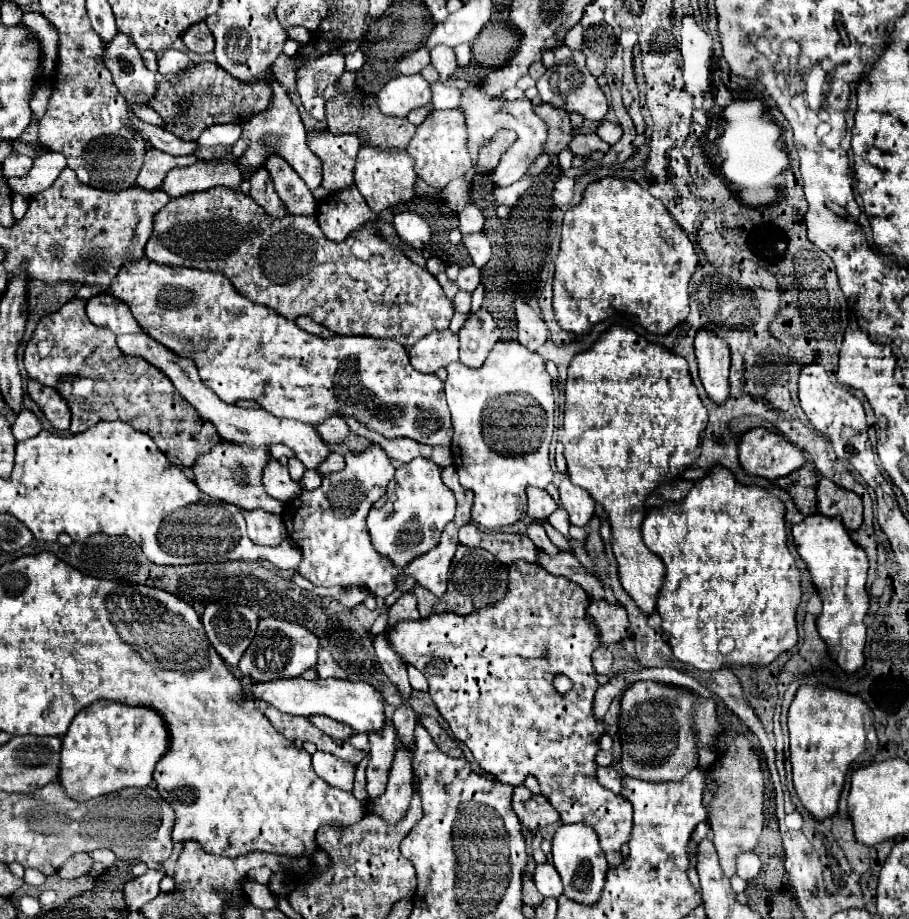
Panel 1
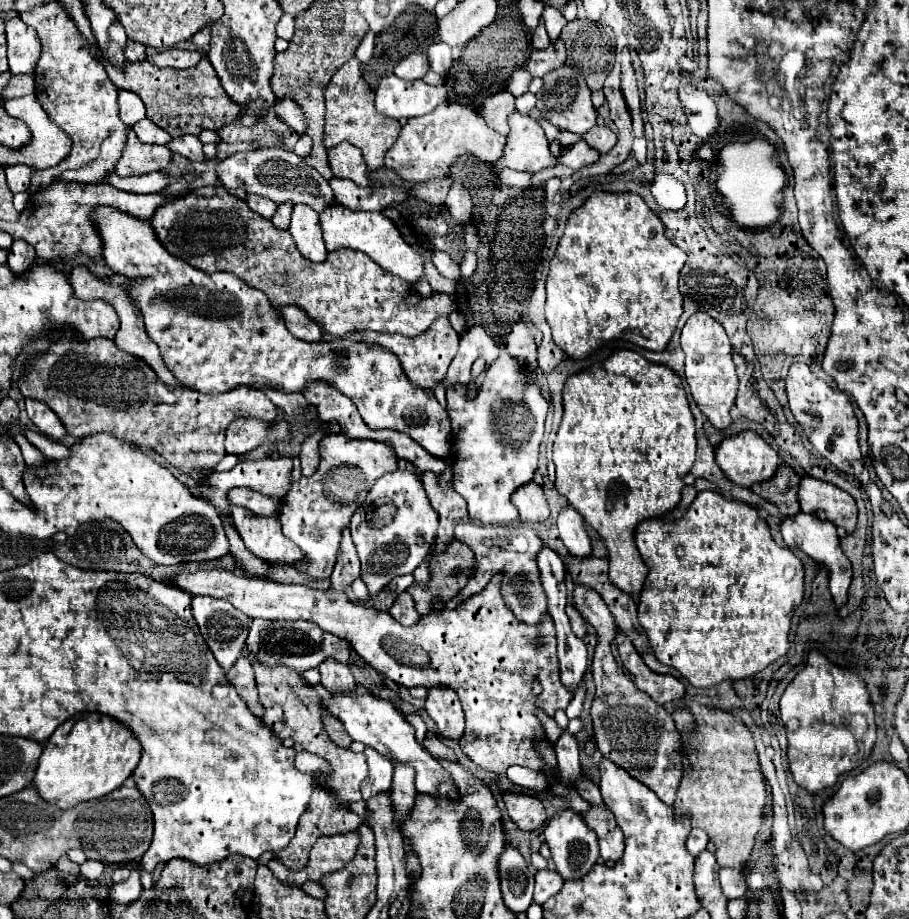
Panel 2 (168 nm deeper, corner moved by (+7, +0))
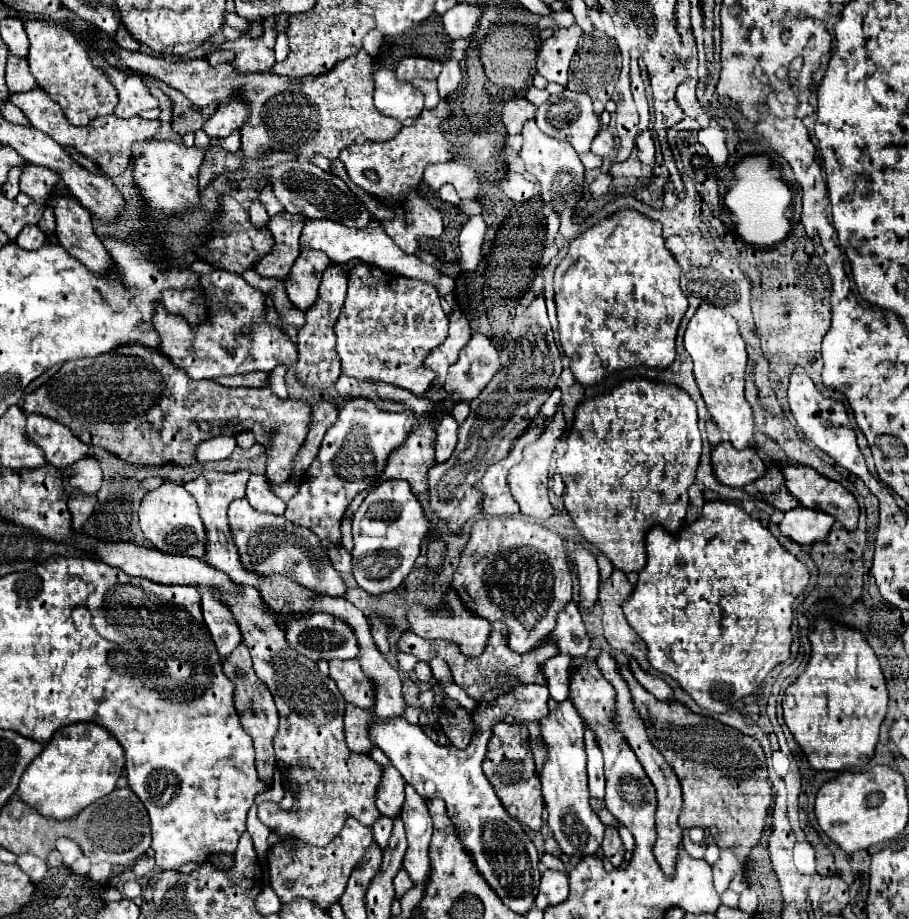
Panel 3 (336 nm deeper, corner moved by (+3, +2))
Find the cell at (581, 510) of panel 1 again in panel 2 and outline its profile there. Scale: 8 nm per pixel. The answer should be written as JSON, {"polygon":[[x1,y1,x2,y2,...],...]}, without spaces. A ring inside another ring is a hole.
{"polygon":[[571,504,561,508,557,516,557,528,559,528,559,538,563,540,569,552,577,556,589,556,591,542,585,530,585,520]]}

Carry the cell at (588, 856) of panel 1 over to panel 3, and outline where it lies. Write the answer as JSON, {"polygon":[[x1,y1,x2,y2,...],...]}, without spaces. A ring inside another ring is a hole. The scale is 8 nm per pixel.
{"polygon":[[549,698,549,714,547,718,539,720,539,726,541,726,541,740,547,748,547,760,539,778,543,786,545,808,549,814,549,828,553,830,555,840,559,842,561,850,567,856,577,860,587,854,595,854,603,842,605,826,601,824,599,816,591,810,589,804,583,720,569,700,555,702,553,698]]}

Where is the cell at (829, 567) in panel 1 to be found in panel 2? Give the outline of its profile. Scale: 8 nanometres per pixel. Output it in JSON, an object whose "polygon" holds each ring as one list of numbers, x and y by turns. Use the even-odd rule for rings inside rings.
{"polygon":[[799,512,799,514,789,516,789,518,785,518,781,522,781,534,783,534,783,540,785,540,785,544,789,548,803,550,809,558,813,558,815,562,819,562,829,572,829,590,831,590,833,602,835,602,837,608,845,606,845,602,847,602,847,590,849,590,851,578,853,578,853,570,851,570,849,558,841,550,835,524,833,522,827,522,827,520,819,520,813,514]]}

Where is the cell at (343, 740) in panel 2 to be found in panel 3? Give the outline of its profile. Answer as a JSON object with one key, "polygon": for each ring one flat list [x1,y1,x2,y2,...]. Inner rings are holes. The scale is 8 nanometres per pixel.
{"polygon":[[347,704,345,710,345,738,347,746,355,754,369,754,375,746,369,738,369,722,373,722,375,714,371,710,361,710,357,706]]}

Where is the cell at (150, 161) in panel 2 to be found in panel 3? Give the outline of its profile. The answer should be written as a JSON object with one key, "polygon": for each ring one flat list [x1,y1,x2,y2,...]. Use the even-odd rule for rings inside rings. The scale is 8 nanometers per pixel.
{"polygon":[[33,88,29,92,21,92,21,94,13,94,11,96,13,104,17,108,23,110,23,114,29,118,29,122,45,132,47,136,51,136,55,142,59,142,63,148,73,148,77,150,79,154,87,156,89,160,95,162,95,166,105,174,105,176,119,176,125,172,125,168,129,166,129,160,131,160,131,146,137,142,137,140,147,140,151,138,161,122,159,120,143,120,141,116,133,116,133,118,117,118,115,114,109,114,109,116,101,116,101,118,95,118,93,122,89,122,89,126,71,126,67,122,67,118,63,116,63,110,57,106,57,102,53,102,53,98,49,98,45,94,45,90,41,88]]}

